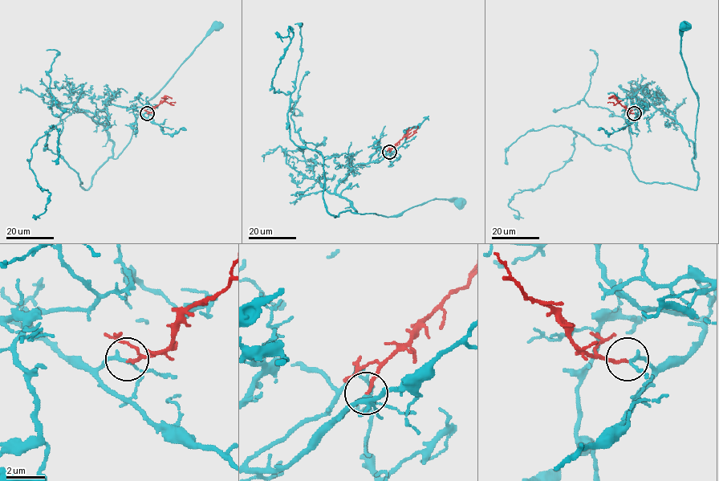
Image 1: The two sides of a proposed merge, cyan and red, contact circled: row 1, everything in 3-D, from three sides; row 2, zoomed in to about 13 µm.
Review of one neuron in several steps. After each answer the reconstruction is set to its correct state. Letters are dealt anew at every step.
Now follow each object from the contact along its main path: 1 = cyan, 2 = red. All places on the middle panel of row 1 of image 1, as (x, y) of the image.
1: (390, 152), (379, 161), (355, 165), (339, 183), (335, 192), (355, 213), (394, 217), (435, 199), (459, 203)
2: (390, 152), (400, 140), (413, 133), (417, 126)

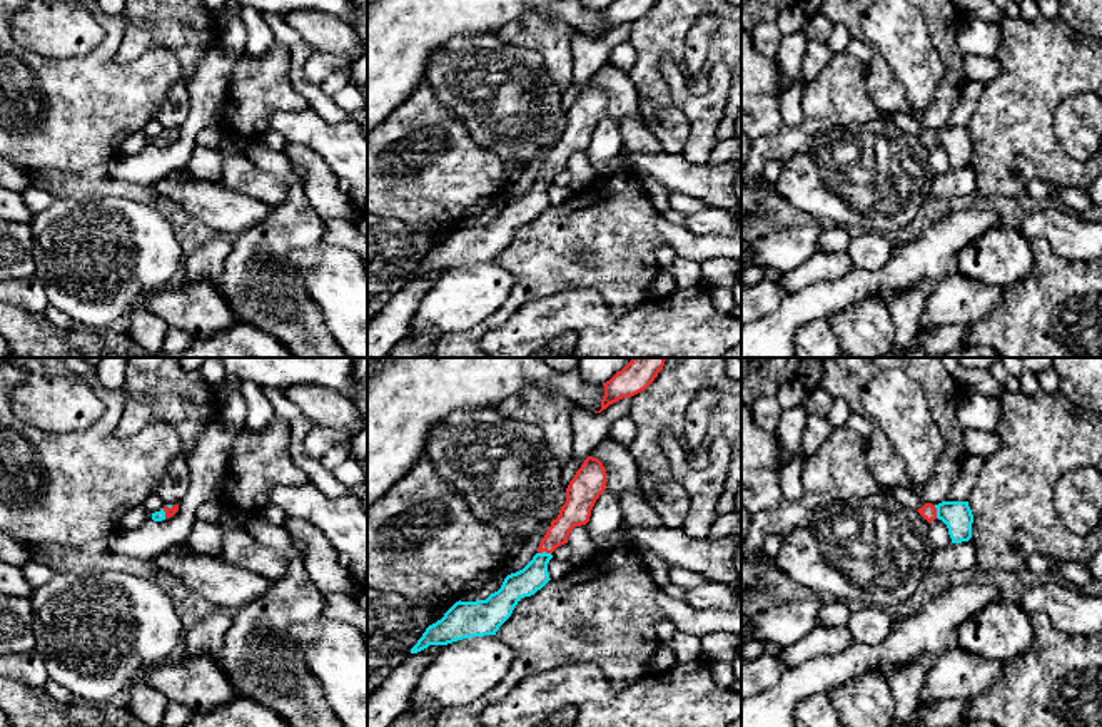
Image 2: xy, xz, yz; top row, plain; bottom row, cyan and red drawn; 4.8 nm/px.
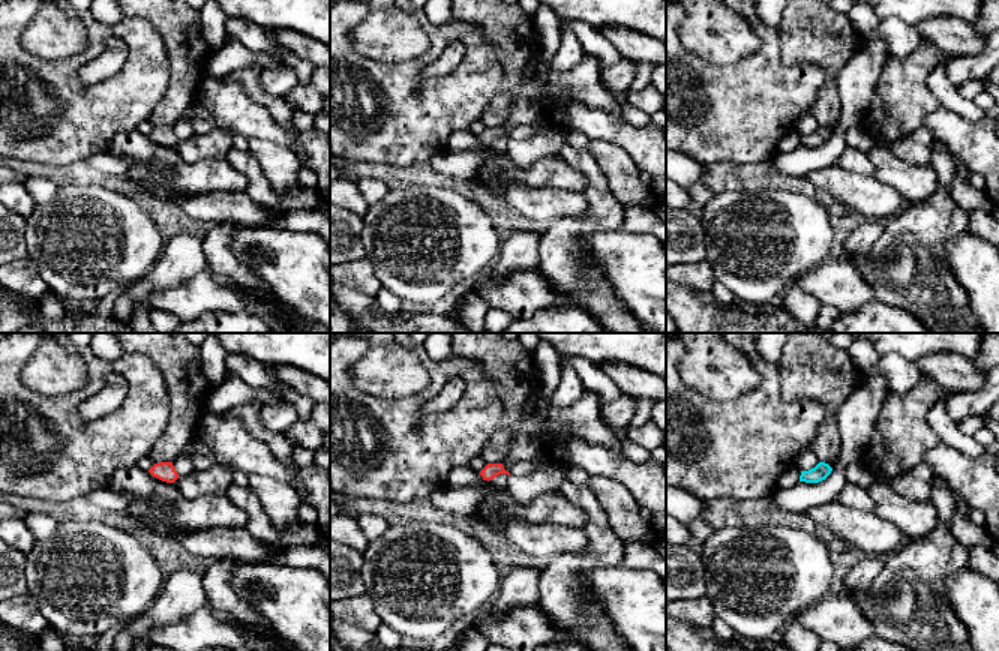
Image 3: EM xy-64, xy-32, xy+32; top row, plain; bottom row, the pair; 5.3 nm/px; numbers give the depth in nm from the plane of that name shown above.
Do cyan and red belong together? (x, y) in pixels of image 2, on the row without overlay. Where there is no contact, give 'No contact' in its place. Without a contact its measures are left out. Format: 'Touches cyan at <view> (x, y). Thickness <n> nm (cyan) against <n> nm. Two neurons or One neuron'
Touches cyan at yz (937, 137). Thickness 140 nm (cyan) against 80 nm. One neuron

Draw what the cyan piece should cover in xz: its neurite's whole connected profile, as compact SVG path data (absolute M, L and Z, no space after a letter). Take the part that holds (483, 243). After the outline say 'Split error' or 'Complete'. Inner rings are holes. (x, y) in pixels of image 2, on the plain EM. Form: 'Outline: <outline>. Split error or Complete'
Outline: M588 82L566 114L566 129L556 145L551 147L538 179L519 197L504 204L501 214L486 226L456 227L441 246L429 251L411 279L429 271L447 271L463 264L496 261L499 252L511 242L518 227L534 221L551 204L548 189L553 177L568 169L574 152L586 150L591 135L604 119L606 94L598 84Z. Split error

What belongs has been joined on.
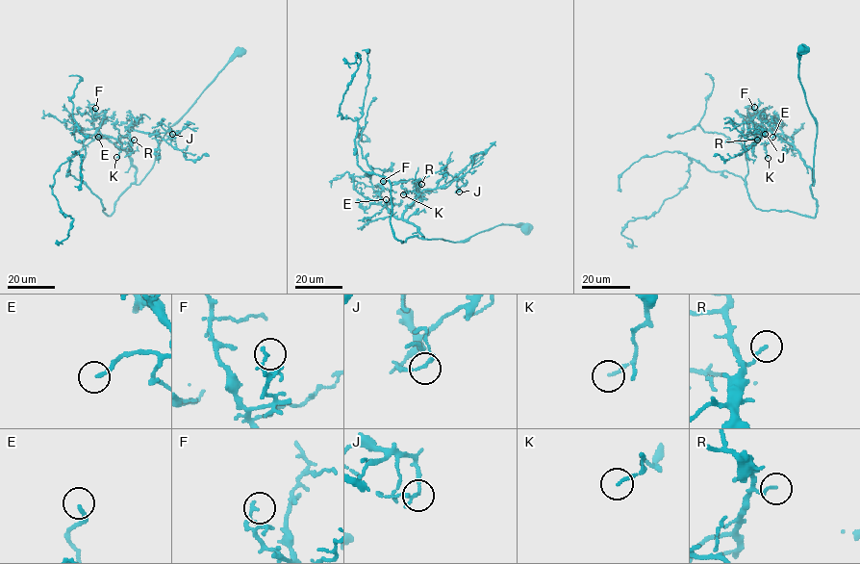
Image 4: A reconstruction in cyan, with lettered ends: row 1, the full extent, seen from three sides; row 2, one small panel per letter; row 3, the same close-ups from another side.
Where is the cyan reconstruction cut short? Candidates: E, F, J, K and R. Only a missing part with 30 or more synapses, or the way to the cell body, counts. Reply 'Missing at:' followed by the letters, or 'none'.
Missing at: E

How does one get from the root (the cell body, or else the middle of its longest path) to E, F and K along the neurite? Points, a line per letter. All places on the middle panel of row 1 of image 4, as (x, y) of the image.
E: (525, 228), (520, 225), (500, 224), (458, 242), (423, 239), (412, 223), (392, 214), (385, 203), (386, 199)
F: (525, 228), (500, 224), (458, 242), (423, 239), (412, 223), (396, 218), (381, 203), (383, 181)
K: (525, 228), (500, 224), (458, 242), (423, 239), (418, 229), (403, 218), (417, 194), (409, 191), (403, 194)

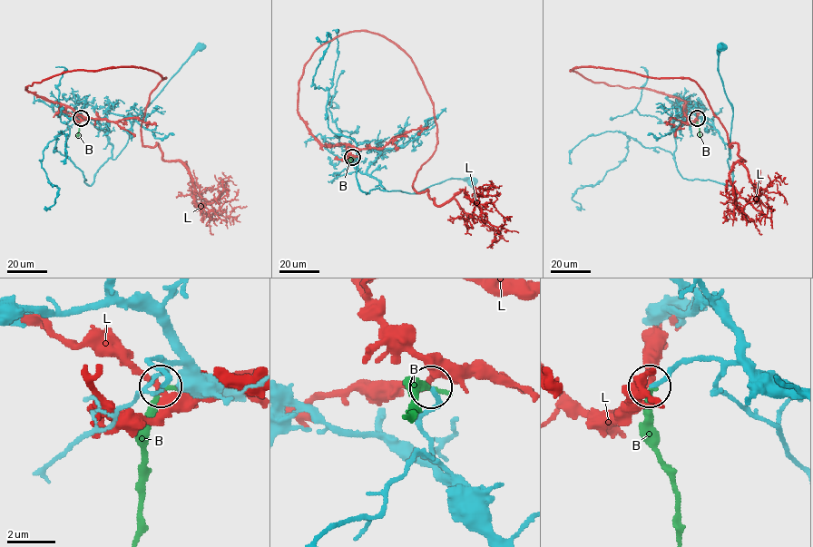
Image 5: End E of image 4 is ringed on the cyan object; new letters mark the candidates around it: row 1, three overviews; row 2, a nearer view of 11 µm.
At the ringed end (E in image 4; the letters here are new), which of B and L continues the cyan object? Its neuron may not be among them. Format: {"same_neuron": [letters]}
{"same_neuron": []}

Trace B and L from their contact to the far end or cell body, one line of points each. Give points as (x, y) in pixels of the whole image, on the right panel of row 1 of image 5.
B: (697, 119), (700, 137)
L: (697, 119), (673, 96), (570, 70), (693, 81), (745, 161), (729, 175), (744, 214), (760, 190)

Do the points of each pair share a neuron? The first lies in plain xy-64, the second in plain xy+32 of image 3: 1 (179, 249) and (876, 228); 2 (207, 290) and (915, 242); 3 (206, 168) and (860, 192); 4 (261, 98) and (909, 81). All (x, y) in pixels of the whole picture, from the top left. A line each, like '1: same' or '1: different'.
1: same
2: different
3: different
4: same

